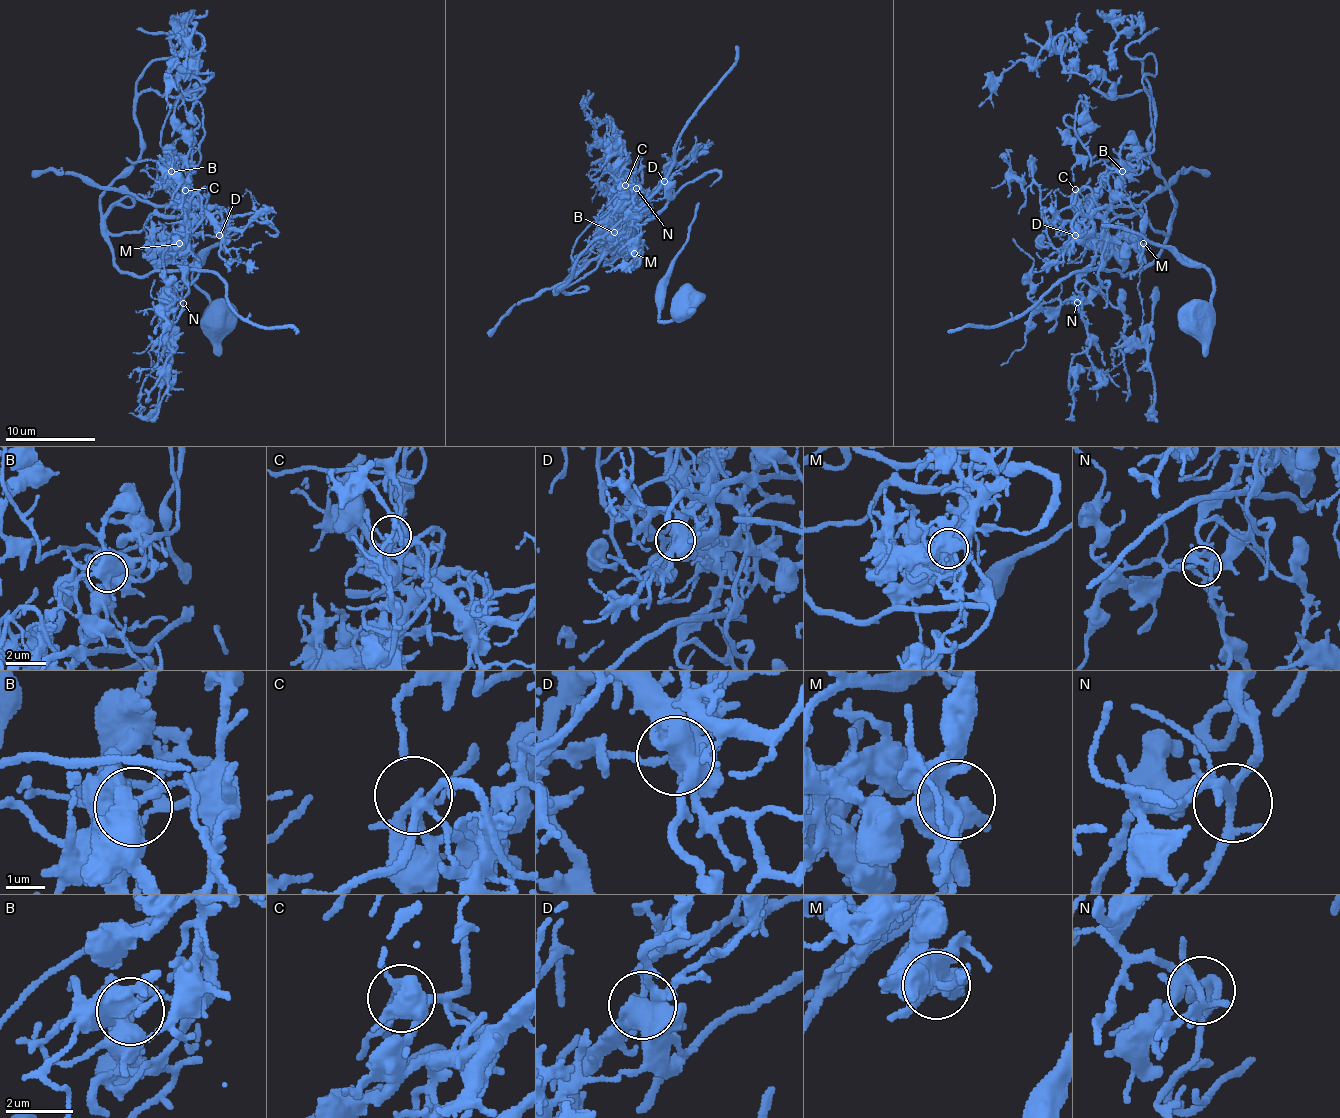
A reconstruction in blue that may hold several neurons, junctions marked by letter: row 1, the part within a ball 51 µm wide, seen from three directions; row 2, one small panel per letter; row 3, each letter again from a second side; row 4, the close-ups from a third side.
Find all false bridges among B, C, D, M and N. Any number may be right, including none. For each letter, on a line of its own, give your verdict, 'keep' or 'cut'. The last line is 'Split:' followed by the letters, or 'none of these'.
B: cut
C: keep
D: keep
M: keep
N: keep
Split: B

